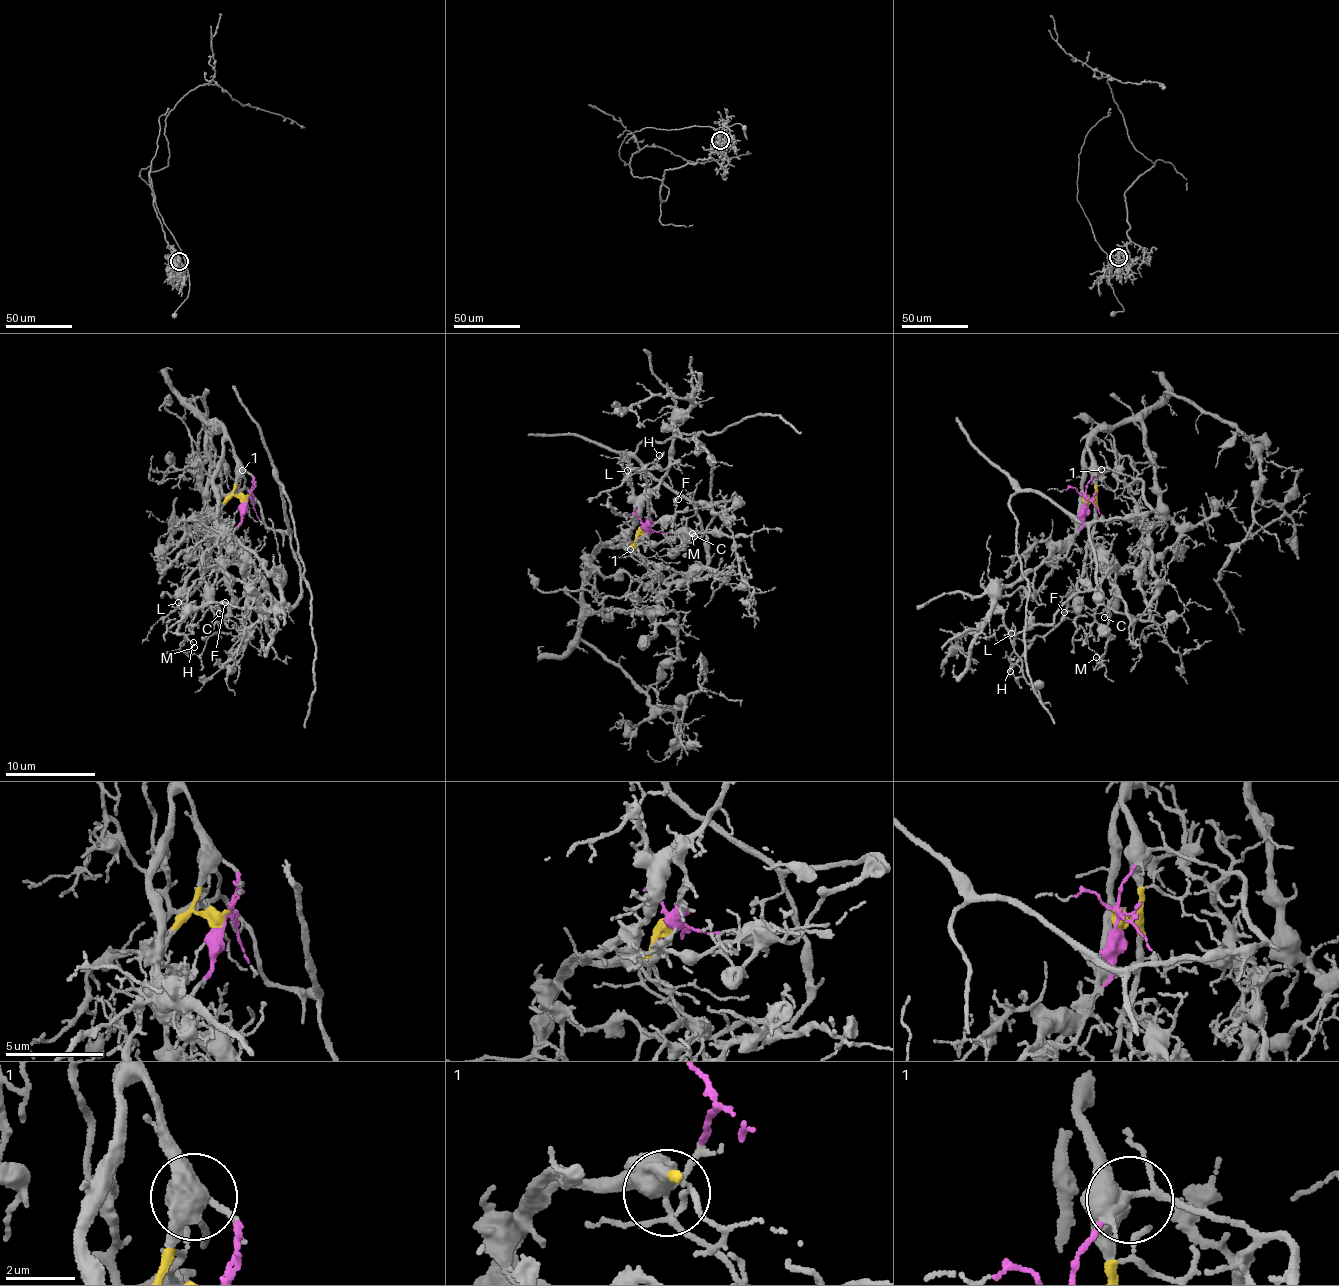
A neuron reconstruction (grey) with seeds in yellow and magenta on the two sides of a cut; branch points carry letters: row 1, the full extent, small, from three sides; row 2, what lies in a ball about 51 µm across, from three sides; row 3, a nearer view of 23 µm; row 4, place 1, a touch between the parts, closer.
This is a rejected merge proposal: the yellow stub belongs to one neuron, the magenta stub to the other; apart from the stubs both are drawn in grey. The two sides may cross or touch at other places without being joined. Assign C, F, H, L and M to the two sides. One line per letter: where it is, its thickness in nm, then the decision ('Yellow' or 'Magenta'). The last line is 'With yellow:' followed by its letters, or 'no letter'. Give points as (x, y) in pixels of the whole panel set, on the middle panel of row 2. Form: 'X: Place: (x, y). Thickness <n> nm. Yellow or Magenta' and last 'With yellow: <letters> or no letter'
C: Place: (694, 536). Thickness 110 nm. Magenta
F: Place: (678, 499). Thickness 110 nm. Yellow
H: Place: (659, 455). Thickness 120 nm. Yellow
L: Place: (627, 470). Thickness 110 nm. Yellow
M: Place: (692, 533). Thickness 120 nm. Magenta
With yellow: F, H, L

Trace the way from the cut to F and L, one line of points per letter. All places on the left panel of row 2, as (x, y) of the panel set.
F: (247, 500), (234, 495), (221, 507), (204, 553), (206, 602), (211, 608), (226, 601)
L: (247, 500), (234, 495), (221, 507), (204, 553), (200, 577), (186, 601), (182, 618), (187, 612), (178, 601)

